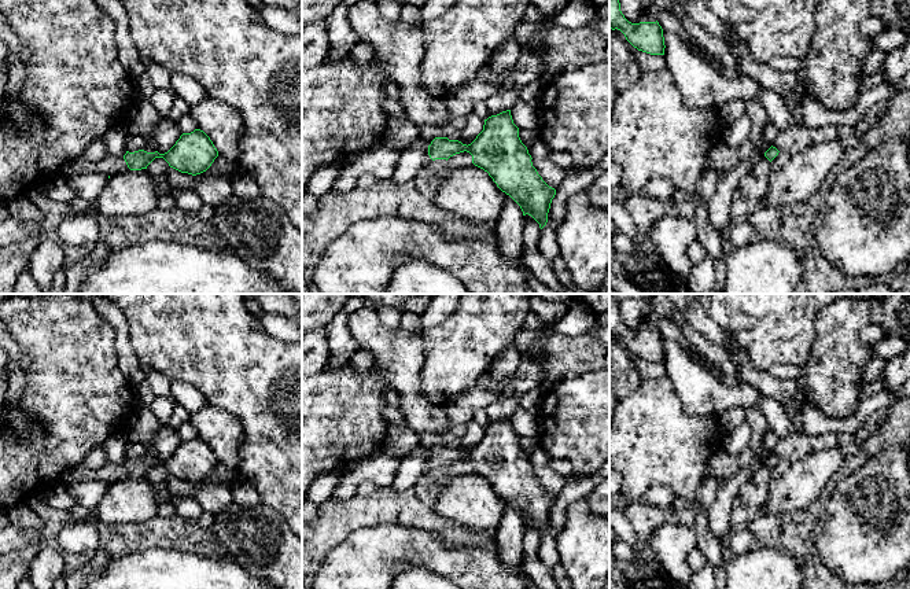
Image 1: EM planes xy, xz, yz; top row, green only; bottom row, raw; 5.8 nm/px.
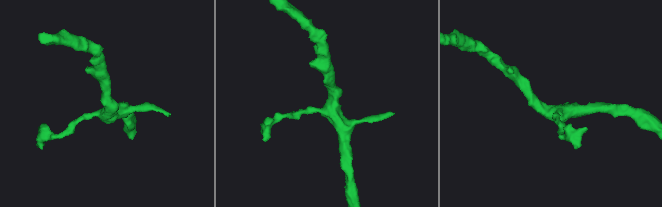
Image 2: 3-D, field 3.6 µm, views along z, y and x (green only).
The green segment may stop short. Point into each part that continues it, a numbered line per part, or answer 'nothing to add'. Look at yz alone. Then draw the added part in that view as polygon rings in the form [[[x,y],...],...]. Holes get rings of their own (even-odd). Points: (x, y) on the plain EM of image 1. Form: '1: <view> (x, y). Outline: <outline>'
nothing to add

